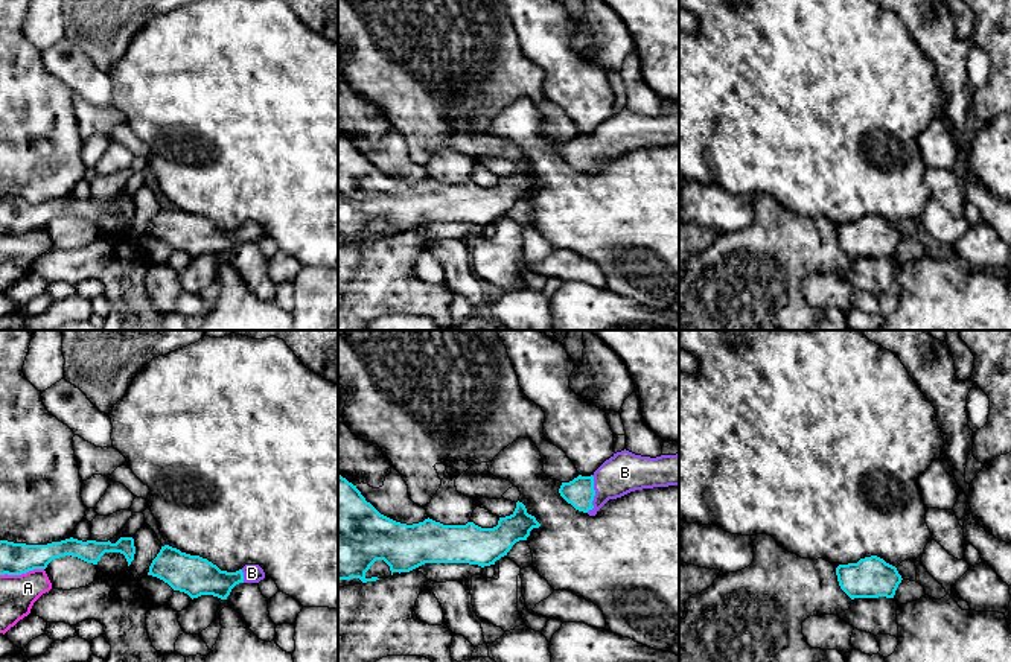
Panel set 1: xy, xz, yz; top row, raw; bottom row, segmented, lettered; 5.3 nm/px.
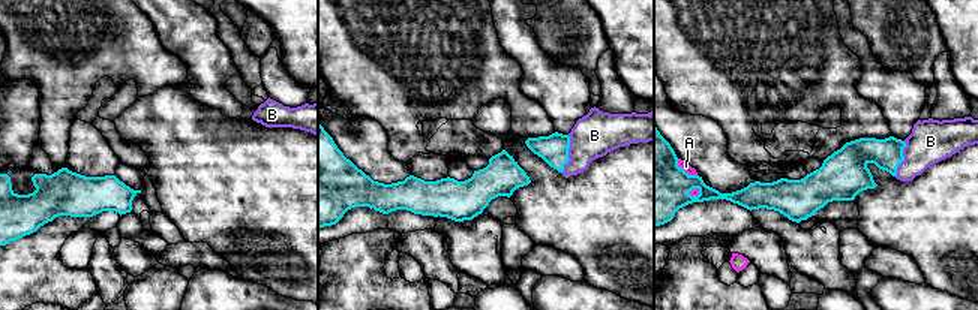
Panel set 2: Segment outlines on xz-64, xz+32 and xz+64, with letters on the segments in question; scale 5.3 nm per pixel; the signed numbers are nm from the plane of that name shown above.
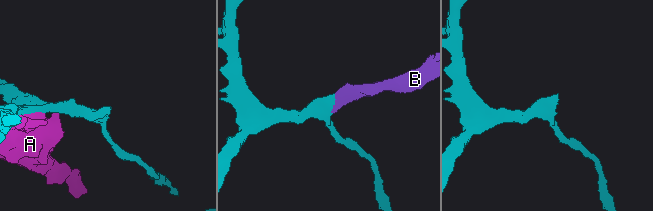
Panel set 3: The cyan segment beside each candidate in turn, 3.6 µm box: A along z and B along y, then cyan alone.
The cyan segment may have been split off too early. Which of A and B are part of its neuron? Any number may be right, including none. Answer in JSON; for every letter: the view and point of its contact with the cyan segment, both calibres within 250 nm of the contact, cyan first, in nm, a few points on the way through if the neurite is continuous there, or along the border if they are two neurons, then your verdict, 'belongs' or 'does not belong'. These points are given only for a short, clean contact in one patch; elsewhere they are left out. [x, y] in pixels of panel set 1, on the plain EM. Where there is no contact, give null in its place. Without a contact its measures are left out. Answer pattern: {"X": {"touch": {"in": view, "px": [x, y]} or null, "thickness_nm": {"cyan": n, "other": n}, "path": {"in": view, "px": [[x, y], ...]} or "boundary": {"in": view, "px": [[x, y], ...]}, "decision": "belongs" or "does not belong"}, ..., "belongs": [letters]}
{"A": {"touch": {"in": "xy", "px": [22, 232]}, "thickness_nm": {"cyan": 170, "other": 190}, "decision": "does not belong"}, "B": {"touch": {"in": "xz", "px": [594, 154]}, "thickness_nm": {"cyan": 150, "other": 220}, "path": {"in": "xz", "px": [[579, 151], [594, 154], [606, 142], [625, 131]]}, "decision": "belongs"}, "belongs": ["B"]}

